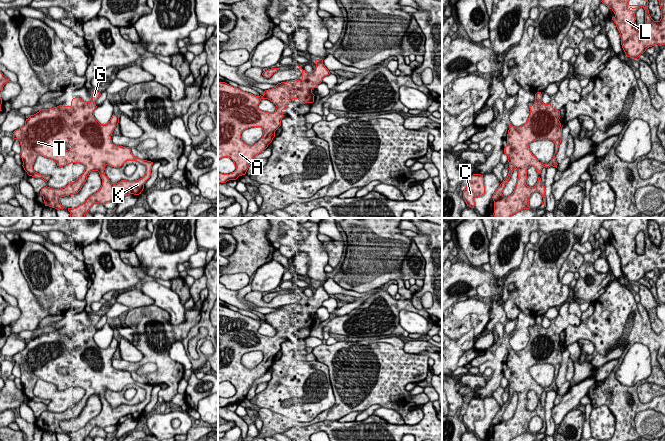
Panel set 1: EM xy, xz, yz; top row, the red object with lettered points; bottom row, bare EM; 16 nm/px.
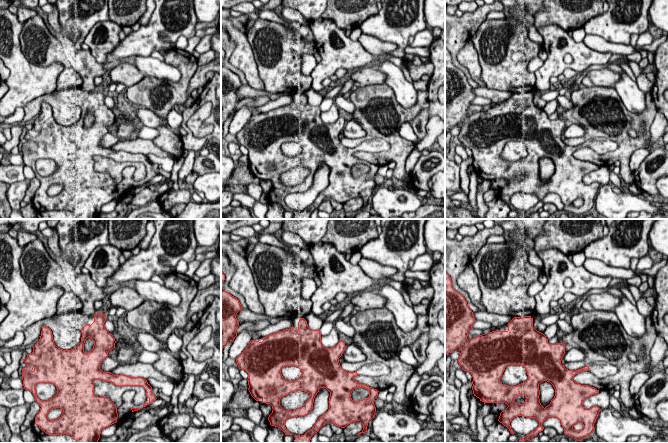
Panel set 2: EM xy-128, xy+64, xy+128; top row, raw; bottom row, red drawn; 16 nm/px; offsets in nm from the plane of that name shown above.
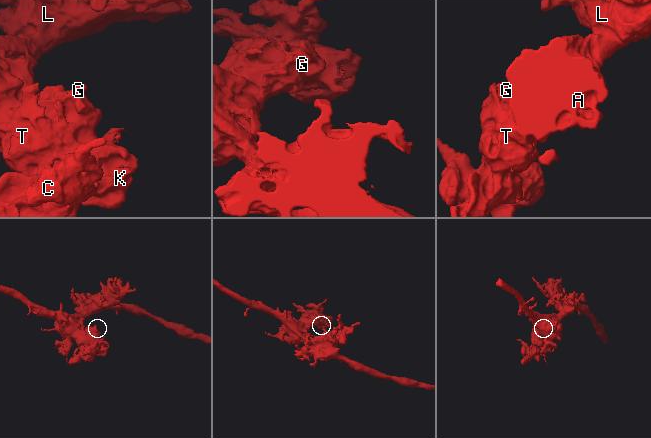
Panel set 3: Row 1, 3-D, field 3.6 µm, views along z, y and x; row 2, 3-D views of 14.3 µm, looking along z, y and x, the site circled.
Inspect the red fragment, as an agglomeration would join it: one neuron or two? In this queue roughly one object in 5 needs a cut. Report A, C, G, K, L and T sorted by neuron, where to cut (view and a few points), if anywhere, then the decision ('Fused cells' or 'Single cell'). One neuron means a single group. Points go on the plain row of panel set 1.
Groups: A C G K L T. No split. Single cell

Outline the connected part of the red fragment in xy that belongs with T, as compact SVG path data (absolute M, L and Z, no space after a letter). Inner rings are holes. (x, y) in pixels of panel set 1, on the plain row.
M92 313L90 326L75 321L70 330L59 329L41 333L30 339L25 348L12 357L13 362L20 365L22 390L29 400L41 402L46 406L50 403L49 399L34 395L33 389L38 380L54 384L59 391L71 387L81 387L85 390L83 398L67 410L60 413L47 410L42 412L40 418L45 430L63 433L60 422L78 417L89 397L99 396L102 403L100 413L77 432L68 432L70 441L85 441L95 427L104 429L111 425L117 426L130 418L141 418L144 408L151 400L153 386L135 381L129 371L112 367L111 360L119 347L119 341L113 338L107 348L100 348L94 341L97 332L95 325L100 319L100 316ZM59 368L69 368L71 372L62 375L58 372ZM126 385L143 388L144 400L135 405L121 404L113 408L105 399L105 390L119 392Z

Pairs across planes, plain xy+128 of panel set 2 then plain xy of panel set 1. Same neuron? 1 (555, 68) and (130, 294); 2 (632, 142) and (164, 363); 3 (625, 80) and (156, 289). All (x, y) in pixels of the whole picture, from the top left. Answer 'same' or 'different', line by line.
1: different
2: same
3: same

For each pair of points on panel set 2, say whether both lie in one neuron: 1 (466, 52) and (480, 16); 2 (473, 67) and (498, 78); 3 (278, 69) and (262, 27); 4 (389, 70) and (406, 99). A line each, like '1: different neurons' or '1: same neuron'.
1: different neurons
2: different neurons
3: same neuron
4: same neuron

